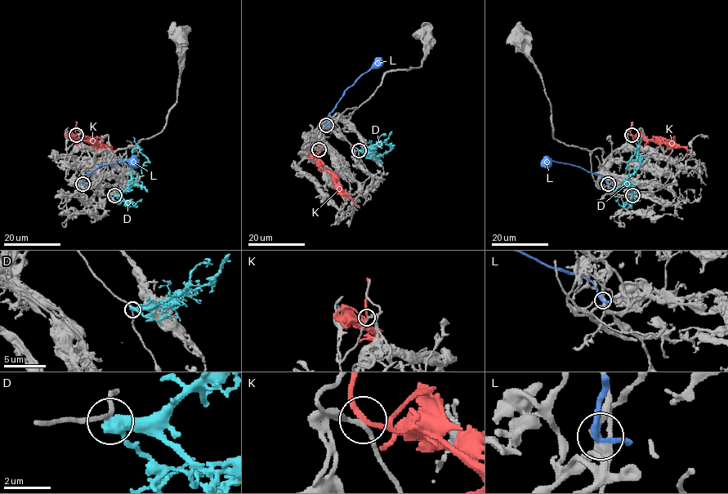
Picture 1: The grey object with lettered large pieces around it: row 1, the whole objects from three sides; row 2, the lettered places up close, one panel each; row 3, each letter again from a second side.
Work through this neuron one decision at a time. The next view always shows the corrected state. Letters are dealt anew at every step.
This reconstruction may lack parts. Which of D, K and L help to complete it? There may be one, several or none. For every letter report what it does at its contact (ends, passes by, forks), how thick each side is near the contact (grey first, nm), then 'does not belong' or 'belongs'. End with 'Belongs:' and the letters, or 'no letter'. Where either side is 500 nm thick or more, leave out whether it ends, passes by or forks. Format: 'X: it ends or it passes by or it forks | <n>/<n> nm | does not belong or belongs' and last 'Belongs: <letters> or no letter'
D: it passes by | 170/380 nm | does not belong
K: it passes by | 160/200 nm | belongs
L: it passes by | 340/260 nm | does not belong
Belongs: K

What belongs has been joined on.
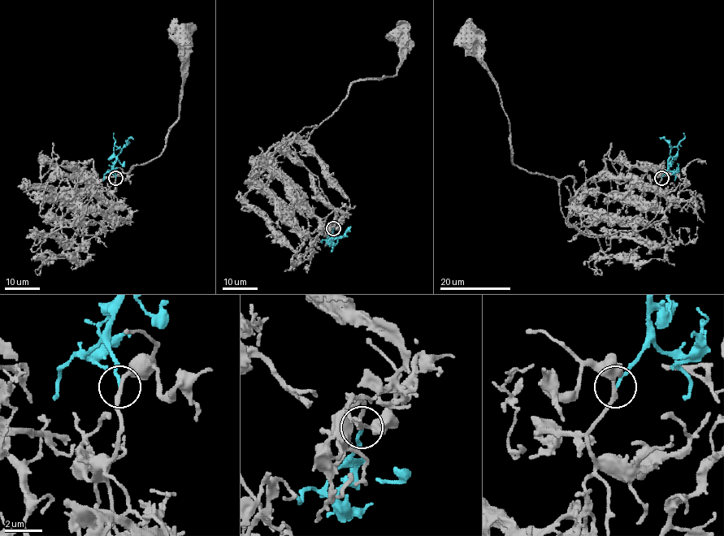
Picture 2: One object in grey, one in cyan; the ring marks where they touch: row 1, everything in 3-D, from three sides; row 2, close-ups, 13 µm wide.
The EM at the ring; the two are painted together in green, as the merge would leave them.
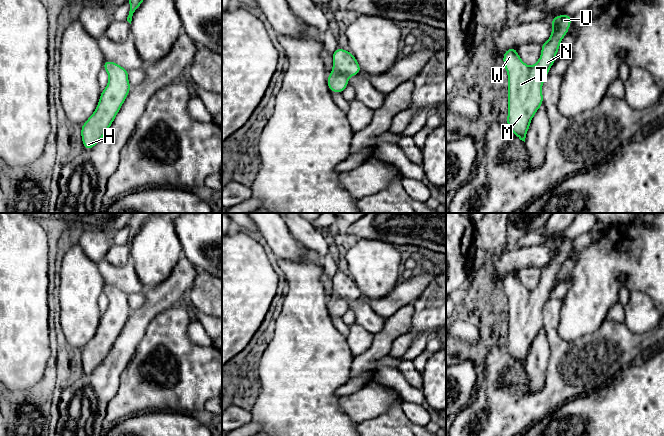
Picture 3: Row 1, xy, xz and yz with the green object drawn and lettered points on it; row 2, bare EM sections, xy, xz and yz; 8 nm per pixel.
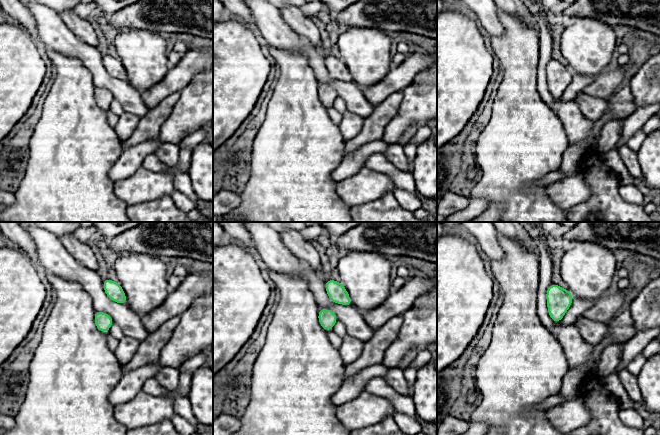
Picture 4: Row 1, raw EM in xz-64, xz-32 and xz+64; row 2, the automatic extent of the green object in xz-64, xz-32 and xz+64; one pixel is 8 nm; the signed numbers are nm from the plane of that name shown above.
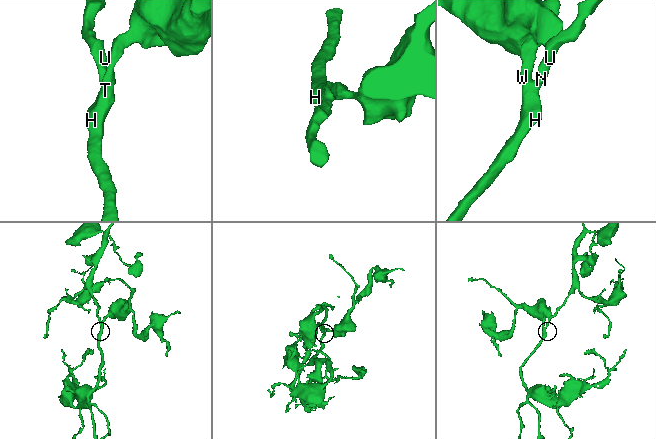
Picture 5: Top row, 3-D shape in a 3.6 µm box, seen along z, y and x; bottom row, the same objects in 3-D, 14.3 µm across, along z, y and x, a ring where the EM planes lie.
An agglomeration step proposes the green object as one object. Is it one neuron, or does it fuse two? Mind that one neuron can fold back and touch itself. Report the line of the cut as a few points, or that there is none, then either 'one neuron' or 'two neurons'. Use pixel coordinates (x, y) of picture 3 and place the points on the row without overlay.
no cut; one neuron

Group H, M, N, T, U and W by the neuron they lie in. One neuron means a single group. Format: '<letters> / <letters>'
H M N T U W

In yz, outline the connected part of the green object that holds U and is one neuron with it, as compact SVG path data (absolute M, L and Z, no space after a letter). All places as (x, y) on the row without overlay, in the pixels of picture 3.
M562 238L551 242L552 256L549 264L541 268L541 281L532 291L526 289L517 278L517 271L508 272L503 278L504 292L508 297L508 353L520 364L525 366L531 343L538 333L543 329L542 309L548 300L550 291L555 287L556 278L560 271L561 264L568 257L572 240Z

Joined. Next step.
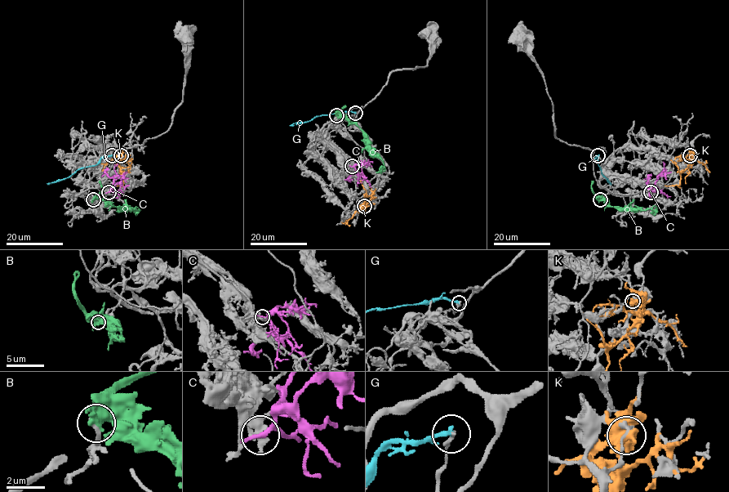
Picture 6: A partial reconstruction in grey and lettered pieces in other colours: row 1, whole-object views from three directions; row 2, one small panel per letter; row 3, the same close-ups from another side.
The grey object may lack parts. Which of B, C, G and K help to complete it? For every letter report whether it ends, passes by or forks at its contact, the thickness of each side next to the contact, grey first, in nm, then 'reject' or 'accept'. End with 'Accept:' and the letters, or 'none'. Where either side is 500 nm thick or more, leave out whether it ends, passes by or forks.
B: it passes by; calibres 280 and 480 nm; accept
C: it passes by; calibres 280 and 190 nm; reject
G: it passes by; calibres 240 and 200 nm; reject
K: calibres 260 and 550 nm; reject
Accept: B

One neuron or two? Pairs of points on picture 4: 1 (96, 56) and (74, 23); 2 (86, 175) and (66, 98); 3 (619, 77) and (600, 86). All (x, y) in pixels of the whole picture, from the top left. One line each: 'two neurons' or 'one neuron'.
1: two neurons
2: one neuron
3: one neuron

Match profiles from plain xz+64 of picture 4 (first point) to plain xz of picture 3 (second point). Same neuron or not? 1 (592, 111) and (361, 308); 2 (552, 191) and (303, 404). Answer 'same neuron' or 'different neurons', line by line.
1: same neuron
2: different neurons

